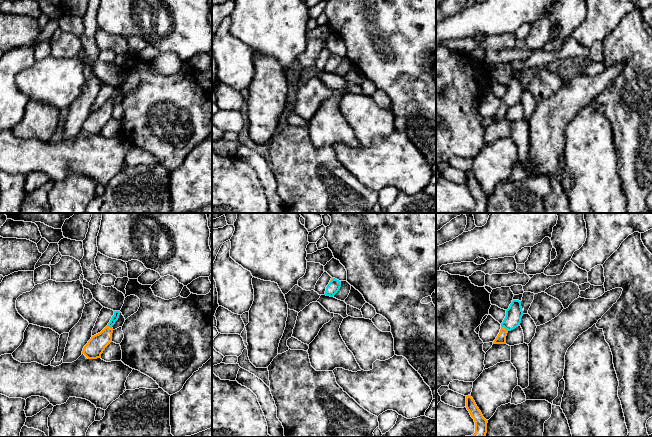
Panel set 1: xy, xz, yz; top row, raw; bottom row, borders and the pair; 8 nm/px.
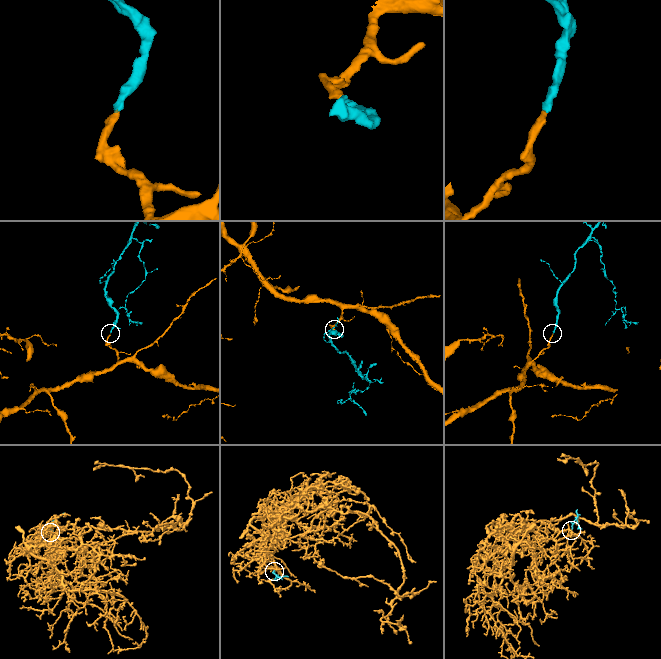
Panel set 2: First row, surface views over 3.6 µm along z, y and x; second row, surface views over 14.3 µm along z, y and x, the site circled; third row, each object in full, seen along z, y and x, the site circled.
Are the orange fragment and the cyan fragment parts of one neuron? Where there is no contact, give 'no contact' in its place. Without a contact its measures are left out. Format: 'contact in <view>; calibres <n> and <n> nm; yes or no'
contact in yz; calibres 80 and 140 nm; yes

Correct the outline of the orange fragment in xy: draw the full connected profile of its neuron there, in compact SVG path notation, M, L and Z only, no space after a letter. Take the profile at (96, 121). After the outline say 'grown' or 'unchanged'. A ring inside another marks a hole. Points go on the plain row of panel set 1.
M114 87L114 91L108 101L100 109L92 112L84 122L82 130L84 130L88 135L100 134L105 124L111 119L113 109L112 102L118 96L119 91L120 87Z; grown

